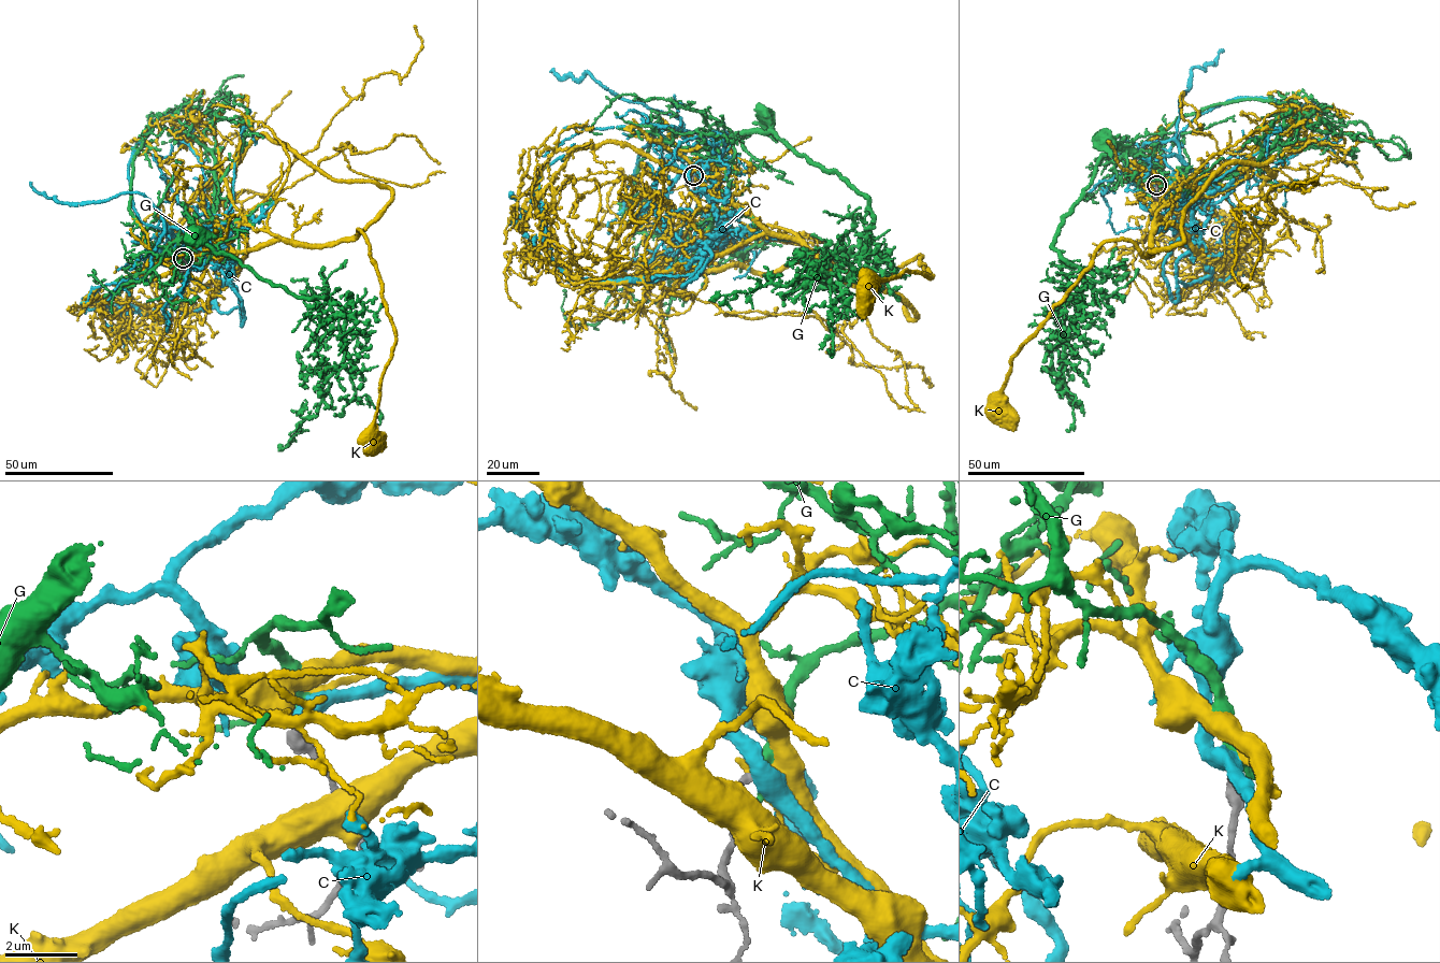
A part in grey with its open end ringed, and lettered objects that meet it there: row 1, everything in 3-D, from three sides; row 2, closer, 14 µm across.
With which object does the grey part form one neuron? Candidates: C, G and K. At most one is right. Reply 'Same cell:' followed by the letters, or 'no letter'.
Same cell: G

